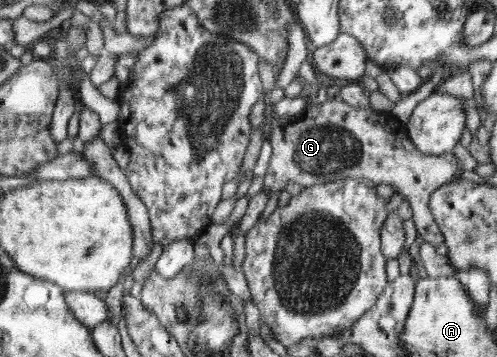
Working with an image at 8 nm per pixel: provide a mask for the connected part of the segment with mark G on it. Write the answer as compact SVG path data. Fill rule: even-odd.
M333 99L315 103L294 117L282 119L272 116L270 131L268 140L272 145L272 154L263 183L263 190L269 192L270 196L287 188L289 181L297 183L301 188L341 179L367 179L377 185L389 184L397 193L405 196L411 205L419 241L432 244L435 248L444 242L443 234L430 211L429 198L437 188L456 180L460 165L453 151L441 156L425 156L408 139L405 124L400 123L390 112L376 112L370 106L365 108Z

